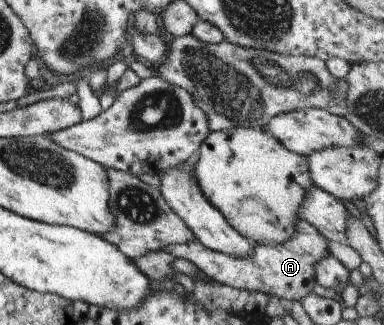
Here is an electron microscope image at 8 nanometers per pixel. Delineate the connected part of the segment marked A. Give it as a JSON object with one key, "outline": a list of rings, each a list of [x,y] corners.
{"outline":[[[305,220],[296,222],[296,229],[291,240],[281,246],[265,246],[254,244],[252,254],[246,258],[234,258],[221,252],[203,247],[197,240],[194,242],[167,246],[163,250],[174,258],[187,259],[197,267],[203,275],[240,290],[258,291],[265,295],[275,295],[279,300],[300,301],[312,292],[317,285],[314,276],[314,265],[330,255],[328,240],[325,239],[310,223]]]}

